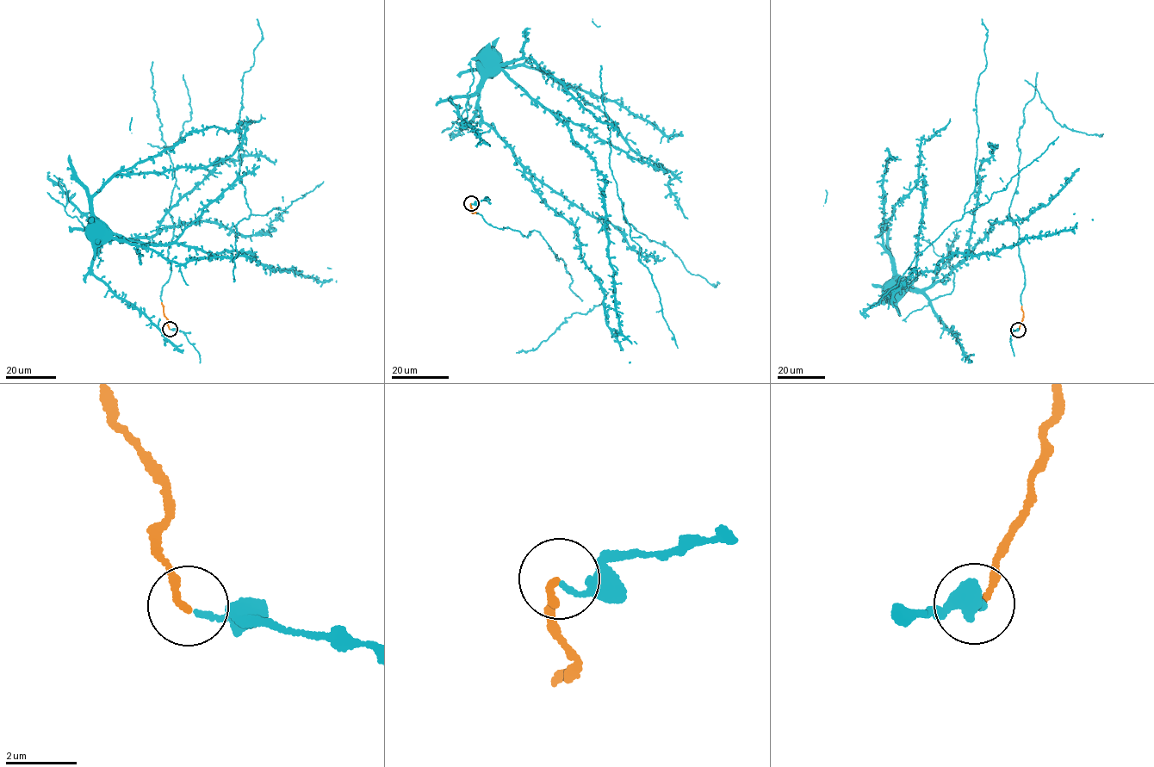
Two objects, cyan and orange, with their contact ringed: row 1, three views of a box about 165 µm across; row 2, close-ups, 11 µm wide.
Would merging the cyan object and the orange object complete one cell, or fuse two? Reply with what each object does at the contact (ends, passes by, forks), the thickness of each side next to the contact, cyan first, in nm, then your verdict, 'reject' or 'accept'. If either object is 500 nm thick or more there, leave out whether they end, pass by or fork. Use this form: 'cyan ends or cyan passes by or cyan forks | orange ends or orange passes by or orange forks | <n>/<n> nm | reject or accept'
cyan ends | orange ends | 130/200 nm | accept

